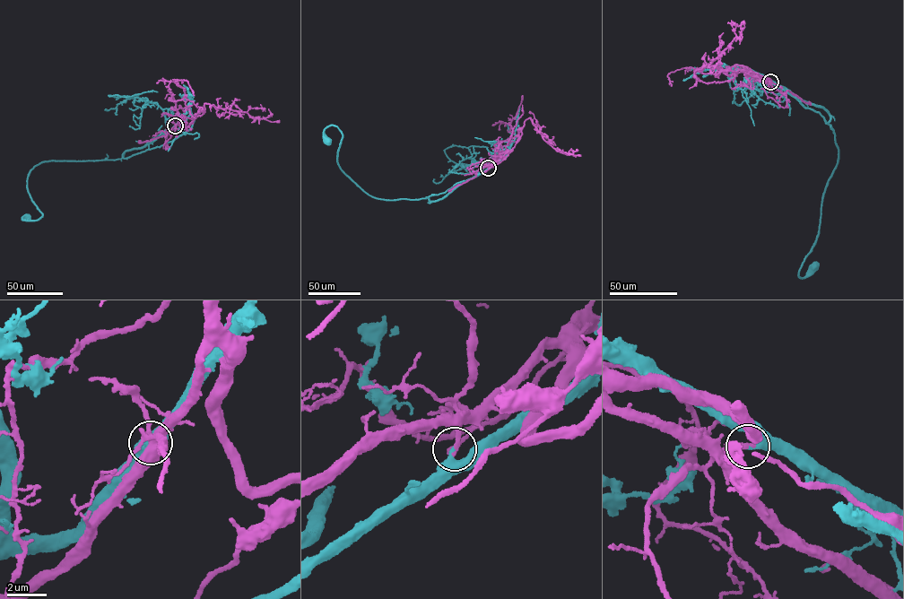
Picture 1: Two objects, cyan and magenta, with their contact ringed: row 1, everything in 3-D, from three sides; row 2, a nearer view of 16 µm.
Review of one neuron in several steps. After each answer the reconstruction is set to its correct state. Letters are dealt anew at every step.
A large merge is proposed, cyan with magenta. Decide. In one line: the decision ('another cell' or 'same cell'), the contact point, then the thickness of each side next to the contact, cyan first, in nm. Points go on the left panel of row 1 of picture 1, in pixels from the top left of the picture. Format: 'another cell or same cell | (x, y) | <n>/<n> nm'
another cell | (175, 125) | 400/240 nm

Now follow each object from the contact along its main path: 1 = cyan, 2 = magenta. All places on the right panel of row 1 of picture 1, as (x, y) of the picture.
1: (770, 82), (821, 107), (835, 134), (838, 161), (821, 200), (819, 233), (800, 278), (814, 267)
2: (770, 82), (743, 69), (704, 73), (699, 71), (739, 37), (743, 21)

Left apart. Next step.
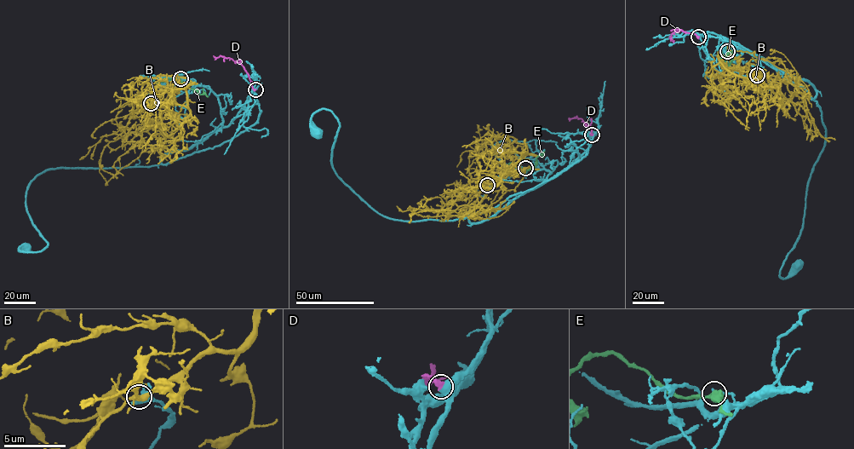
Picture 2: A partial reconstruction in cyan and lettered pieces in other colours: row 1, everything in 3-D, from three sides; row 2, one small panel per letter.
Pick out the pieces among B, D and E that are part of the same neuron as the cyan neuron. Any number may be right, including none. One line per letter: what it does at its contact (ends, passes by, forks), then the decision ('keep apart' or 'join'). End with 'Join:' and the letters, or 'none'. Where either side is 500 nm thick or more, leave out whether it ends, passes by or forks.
B: it forks; keep apart
D: it ends; join
E: it passes by; keep apart
Join: D

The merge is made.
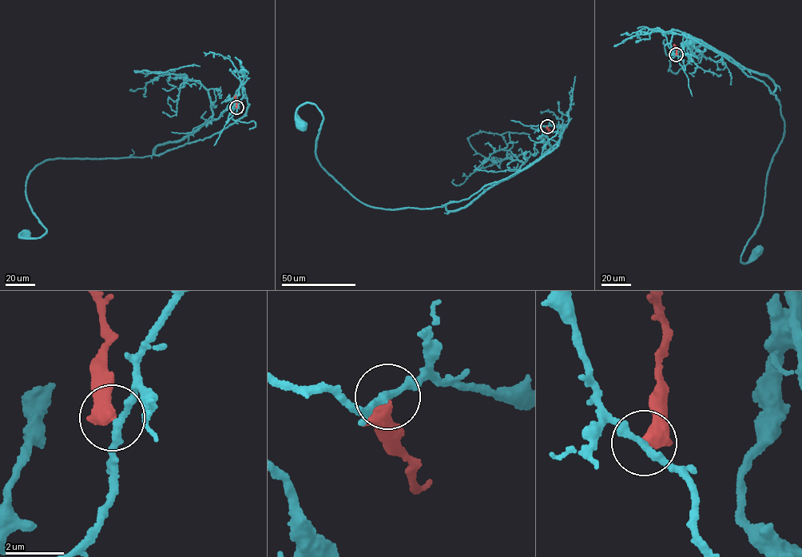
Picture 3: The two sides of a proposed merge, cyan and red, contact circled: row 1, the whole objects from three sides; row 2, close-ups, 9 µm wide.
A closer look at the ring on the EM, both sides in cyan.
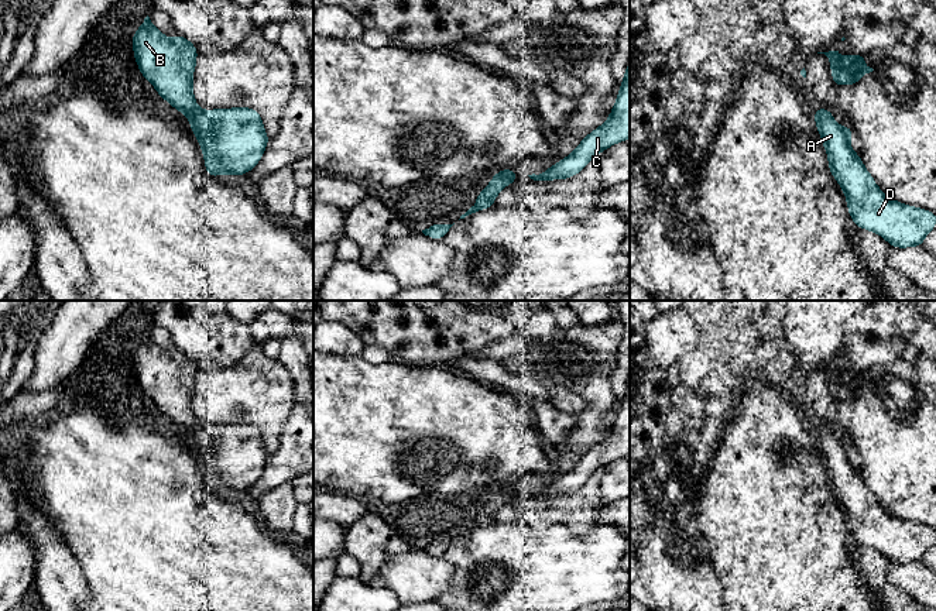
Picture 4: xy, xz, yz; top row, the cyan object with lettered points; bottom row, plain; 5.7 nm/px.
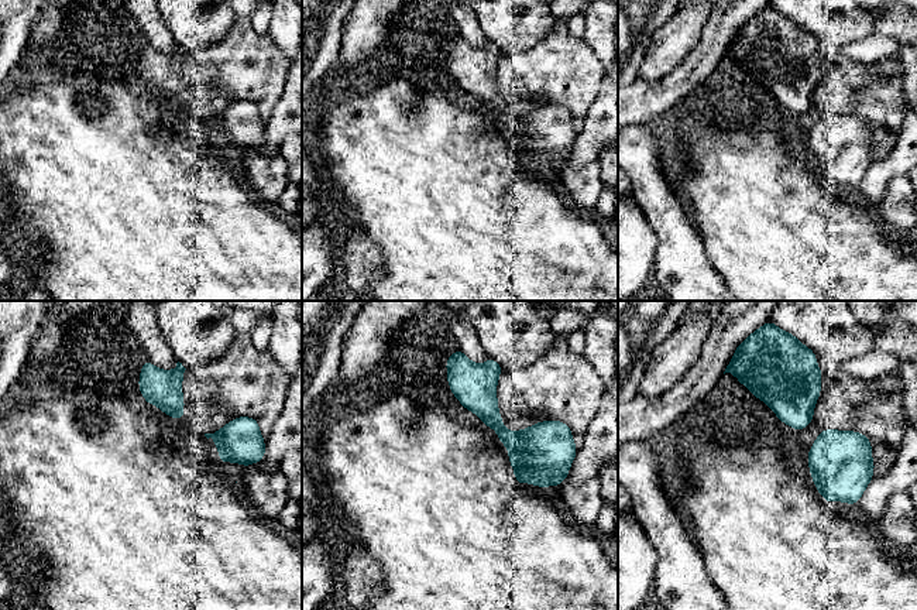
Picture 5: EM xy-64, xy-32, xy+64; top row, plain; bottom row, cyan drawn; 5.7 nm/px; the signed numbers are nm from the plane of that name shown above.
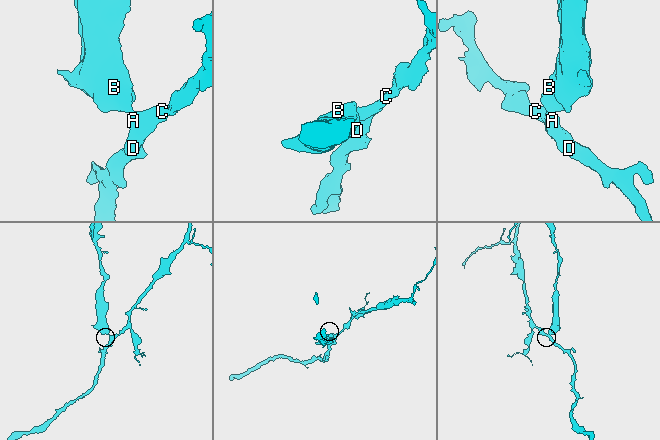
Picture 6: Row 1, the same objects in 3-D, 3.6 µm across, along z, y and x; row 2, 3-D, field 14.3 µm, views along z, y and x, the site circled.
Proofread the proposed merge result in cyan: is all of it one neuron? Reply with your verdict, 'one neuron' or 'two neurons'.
two neurons

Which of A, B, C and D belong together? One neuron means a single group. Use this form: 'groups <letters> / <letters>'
groups A C D / B

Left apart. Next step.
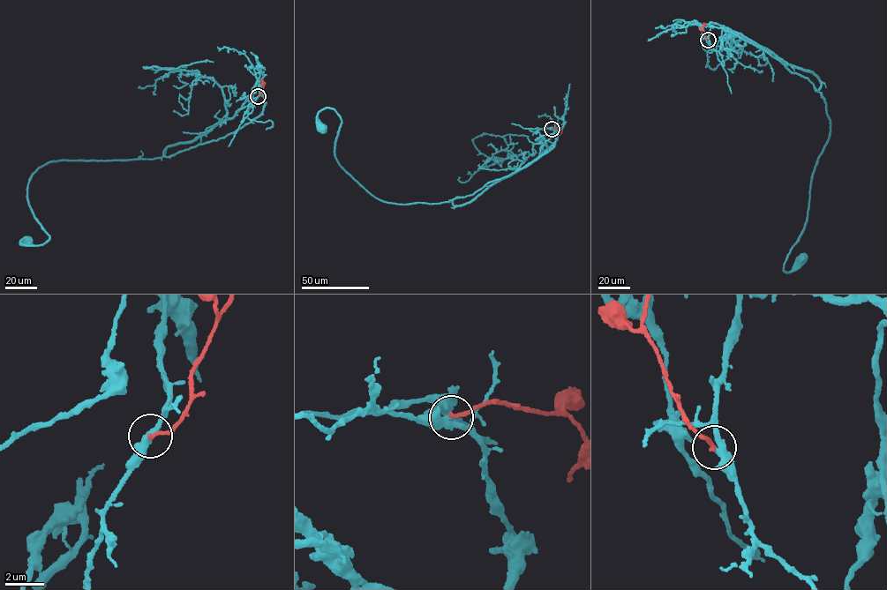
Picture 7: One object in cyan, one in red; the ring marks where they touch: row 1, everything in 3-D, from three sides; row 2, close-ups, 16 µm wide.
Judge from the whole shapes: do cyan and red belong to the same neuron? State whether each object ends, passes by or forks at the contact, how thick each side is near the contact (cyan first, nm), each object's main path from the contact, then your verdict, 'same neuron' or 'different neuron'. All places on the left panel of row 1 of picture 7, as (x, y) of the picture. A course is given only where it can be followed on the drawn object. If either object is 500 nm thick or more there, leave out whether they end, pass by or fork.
cyan passes by | red ends | 360/180 nm | cyan via (258, 96), (259, 85), (259, 115), (170, 155), (39, 168), (28, 205), (49, 238), (20, 244), (26, 241) | red via (258, 96), (265, 84), (259, 80) | different neuron

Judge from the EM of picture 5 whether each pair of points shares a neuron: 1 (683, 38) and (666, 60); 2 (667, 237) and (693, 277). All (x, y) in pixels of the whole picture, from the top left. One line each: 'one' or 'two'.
1: one
2: one

